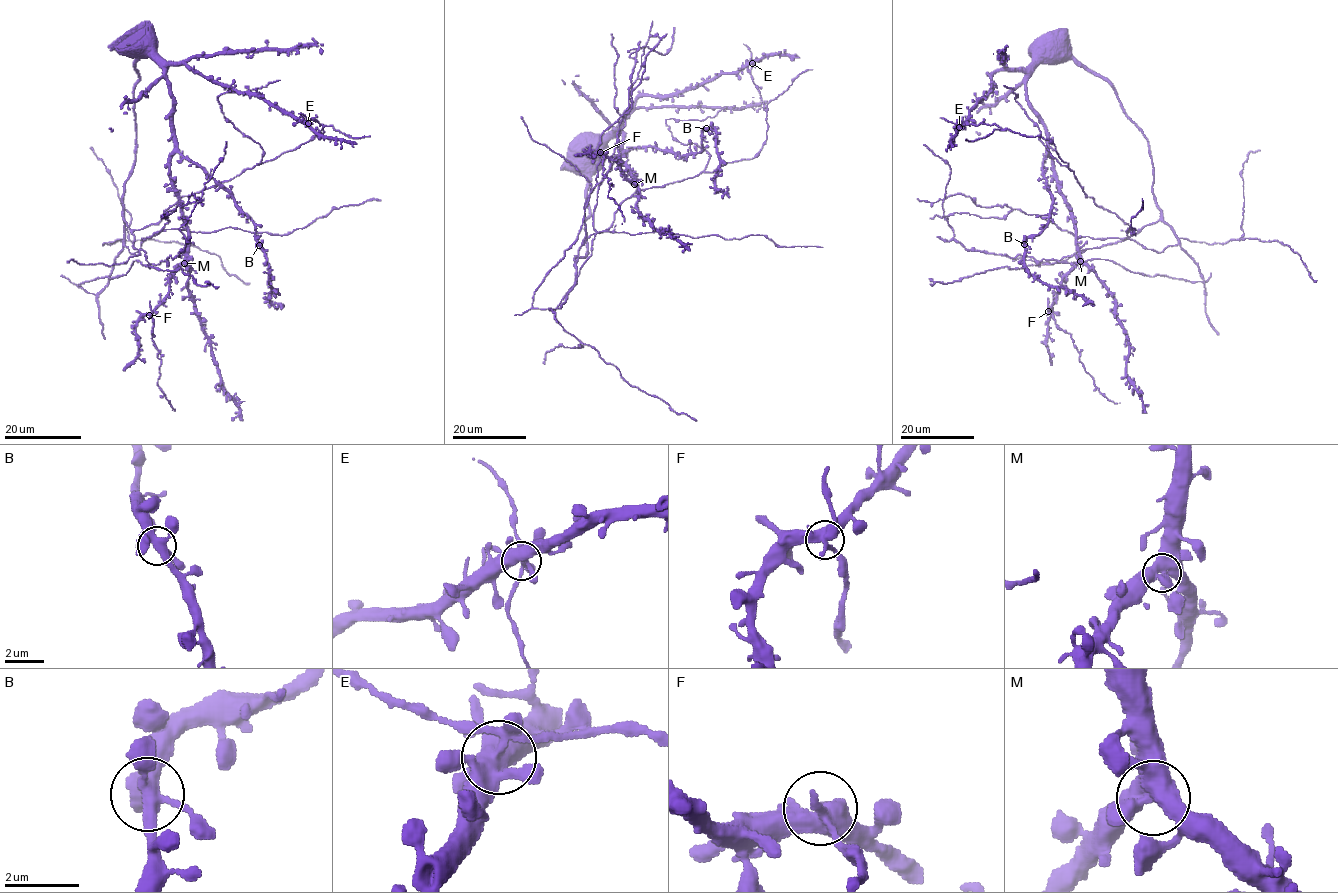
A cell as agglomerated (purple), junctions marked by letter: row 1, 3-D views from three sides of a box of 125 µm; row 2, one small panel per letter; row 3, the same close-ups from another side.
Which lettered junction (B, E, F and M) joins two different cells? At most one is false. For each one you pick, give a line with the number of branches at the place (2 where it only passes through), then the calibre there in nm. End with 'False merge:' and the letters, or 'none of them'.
F: Branches: 5. Thickness 480 nm
False merge: F

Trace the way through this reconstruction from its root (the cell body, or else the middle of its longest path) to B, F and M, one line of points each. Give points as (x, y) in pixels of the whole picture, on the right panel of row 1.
B: (1151, 161), (1148, 139), (1106, 81), (1071, 59), (1041, 62), (1026, 98), (1046, 134), (1052, 209), (1024, 244)
F: (1151, 161), (1148, 139), (1106, 81), (1071, 59), (1032, 72), (1026, 98), (1043, 122), (1079, 256), (1048, 312)
M: (1151, 161), (1148, 139), (1106, 81), (1071, 59), (1045, 61), (1032, 72), (1026, 98), (1043, 122), (1080, 261)

